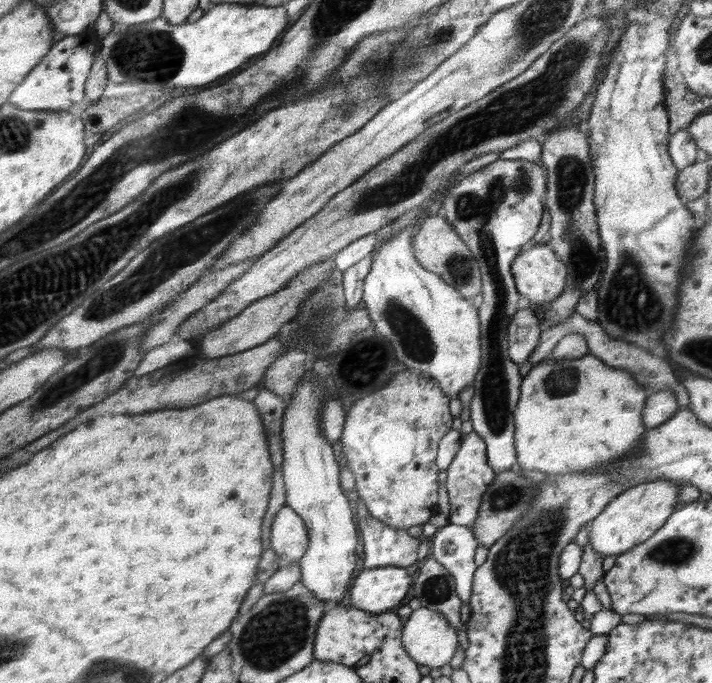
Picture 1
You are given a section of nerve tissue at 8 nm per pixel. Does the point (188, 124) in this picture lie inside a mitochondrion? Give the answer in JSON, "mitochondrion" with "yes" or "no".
{"mitochondrion":"yes"}

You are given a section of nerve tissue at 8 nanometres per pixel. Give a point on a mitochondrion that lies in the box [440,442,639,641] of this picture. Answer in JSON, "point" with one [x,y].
{"point":[510,495]}

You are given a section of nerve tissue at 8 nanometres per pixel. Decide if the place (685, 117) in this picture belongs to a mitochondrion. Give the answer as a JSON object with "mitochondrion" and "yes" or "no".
{"mitochondrion":"no"}

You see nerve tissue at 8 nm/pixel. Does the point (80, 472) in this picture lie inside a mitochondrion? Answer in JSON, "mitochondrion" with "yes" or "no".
{"mitochondrion":"no"}

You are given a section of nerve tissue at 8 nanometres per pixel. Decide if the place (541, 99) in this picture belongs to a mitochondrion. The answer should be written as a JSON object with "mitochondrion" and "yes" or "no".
{"mitochondrion":"yes"}

